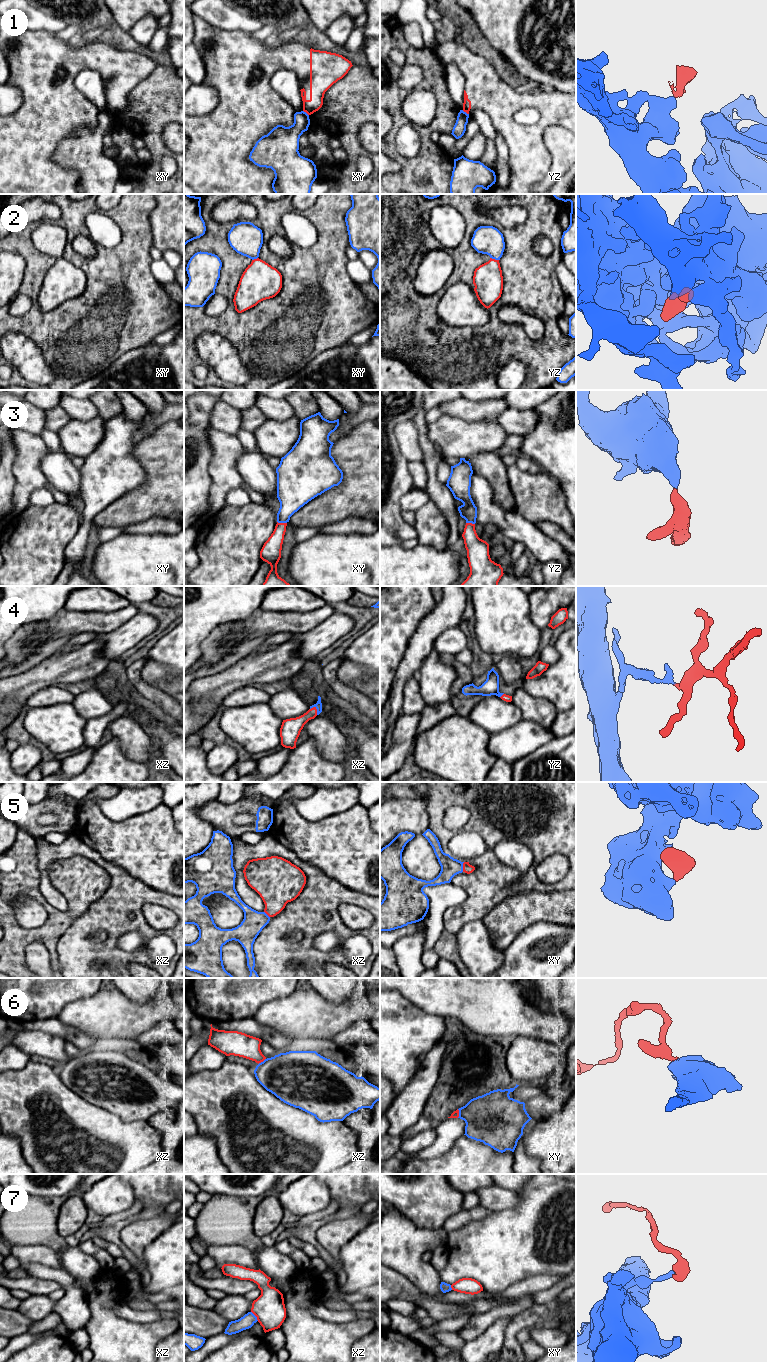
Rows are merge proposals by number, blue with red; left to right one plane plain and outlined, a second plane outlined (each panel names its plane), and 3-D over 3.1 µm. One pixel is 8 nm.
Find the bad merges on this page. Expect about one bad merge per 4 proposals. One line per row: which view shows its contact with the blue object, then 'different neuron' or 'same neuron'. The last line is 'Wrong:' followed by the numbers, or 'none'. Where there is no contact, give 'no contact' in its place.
1: yz | different neuron
2: yz | same neuron
3: xy | same neuron
4: xz | same neuron
5: xy | same neuron
6: xz | different neuron
7: xz | different neuron
Wrong: 1, 6, 7

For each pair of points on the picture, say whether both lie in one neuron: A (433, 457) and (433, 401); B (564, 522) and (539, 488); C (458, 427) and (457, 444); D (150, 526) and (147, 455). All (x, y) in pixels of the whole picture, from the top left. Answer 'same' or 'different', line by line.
A: different
B: same
C: same
D: different

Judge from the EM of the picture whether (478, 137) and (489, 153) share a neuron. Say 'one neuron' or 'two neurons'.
one neuron

